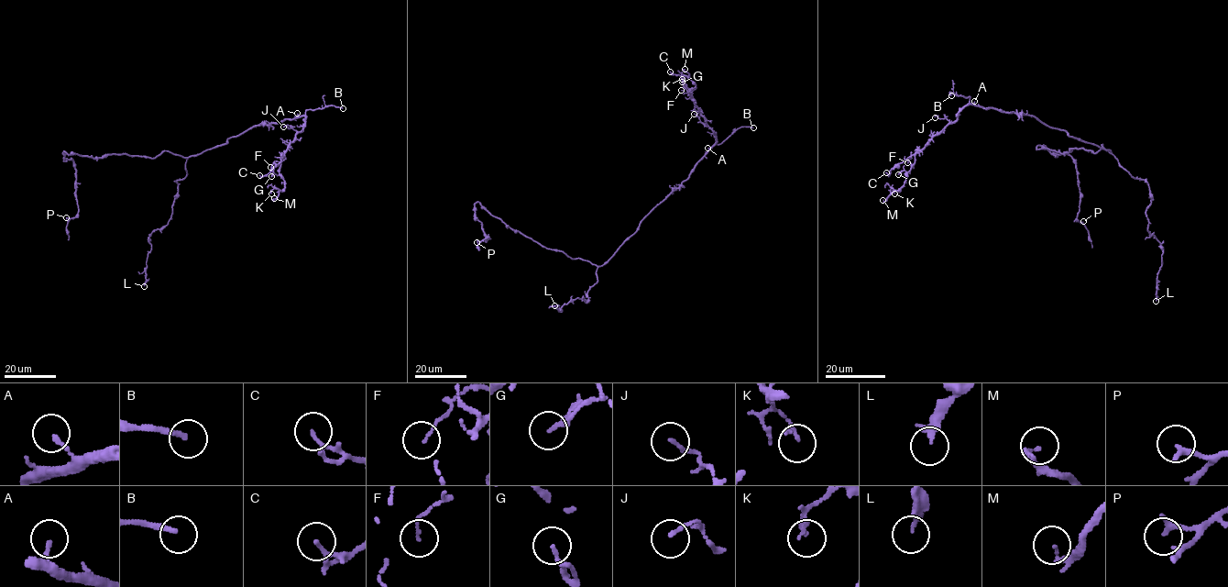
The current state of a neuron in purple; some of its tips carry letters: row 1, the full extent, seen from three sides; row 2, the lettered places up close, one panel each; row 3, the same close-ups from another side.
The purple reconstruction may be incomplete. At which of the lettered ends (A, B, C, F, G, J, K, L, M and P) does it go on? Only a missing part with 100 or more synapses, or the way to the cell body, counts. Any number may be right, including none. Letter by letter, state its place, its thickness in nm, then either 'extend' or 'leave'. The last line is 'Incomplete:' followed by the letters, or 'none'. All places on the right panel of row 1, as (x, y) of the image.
A: at (974, 101); 140 nm thick; leave
B: at (951, 95); 200 nm thick; extend
C: at (886, 172); 110 nm thick; leave
F: at (907, 162); 110 nm thick; leave
G: at (898, 174); 170 nm thick; leave
J: at (935, 117); 150 nm thick; leave
K: at (894, 193); 120 nm thick; leave
L: at (1156, 301); 240 nm thick; leave
M: at (882, 200); 130 nm thick; leave
P: at (1083, 221); 240 nm thick; leave
Incomplete: B

